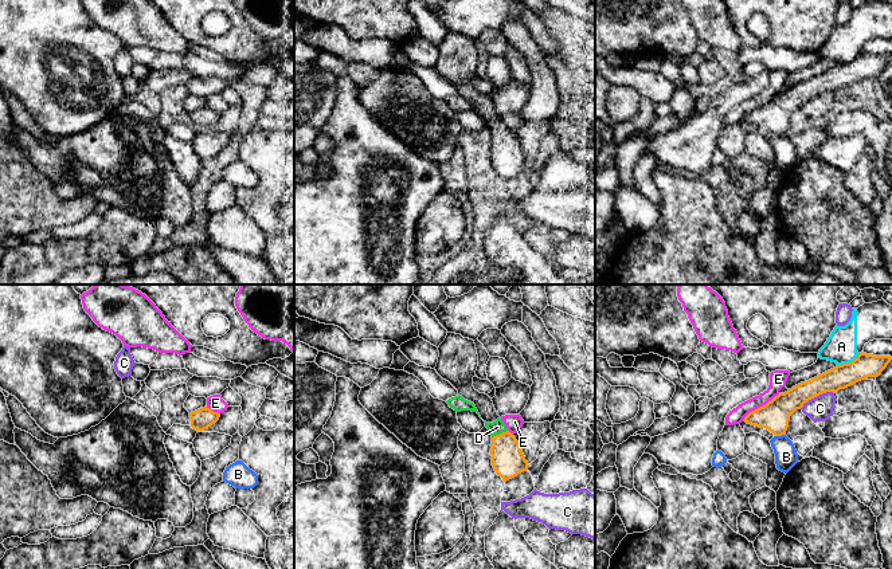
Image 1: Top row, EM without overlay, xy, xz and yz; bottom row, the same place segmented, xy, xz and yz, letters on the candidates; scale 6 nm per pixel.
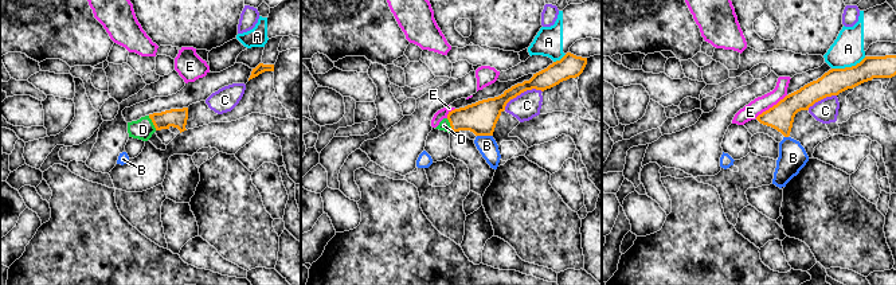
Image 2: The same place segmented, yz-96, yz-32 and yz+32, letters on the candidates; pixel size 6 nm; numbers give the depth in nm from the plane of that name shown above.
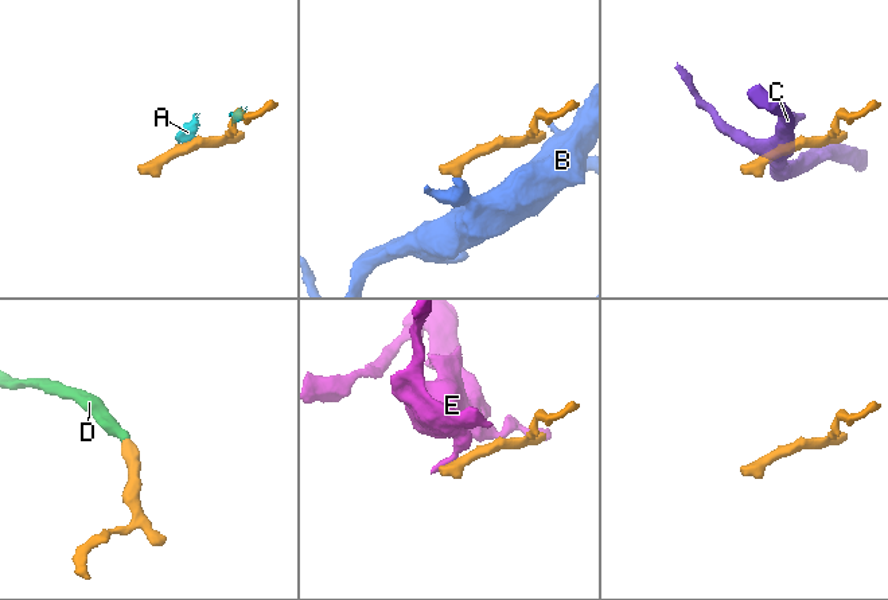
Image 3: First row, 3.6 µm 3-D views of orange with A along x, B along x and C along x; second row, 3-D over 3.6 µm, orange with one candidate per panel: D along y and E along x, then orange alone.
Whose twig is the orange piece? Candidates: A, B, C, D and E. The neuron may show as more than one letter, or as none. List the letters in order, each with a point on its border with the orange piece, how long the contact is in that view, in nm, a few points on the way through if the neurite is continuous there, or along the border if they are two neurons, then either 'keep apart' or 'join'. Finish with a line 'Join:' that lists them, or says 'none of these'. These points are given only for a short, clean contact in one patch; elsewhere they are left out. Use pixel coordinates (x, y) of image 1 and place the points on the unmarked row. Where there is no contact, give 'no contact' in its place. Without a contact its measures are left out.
A: contact yz (849, 62); length 160 nm; border yz (860, 53), (851, 61), (837, 65); keep apart
B: contact yz (779, 134); length 60 nm; border yz (783, 133), (775, 136); keep apart
C: contact yz (816, 95); length 220 nm; border yz (833, 91), (822, 91), (809, 98), (799, 108); keep apart
D: contact xz (500, 133); length 110 nm; way xz (508, 160), (500, 133), (497, 126); join
E: contact yz (761, 106); length 280 nm; border yz (779, 93), (752, 109), (743, 118); keep apart
Join: D

